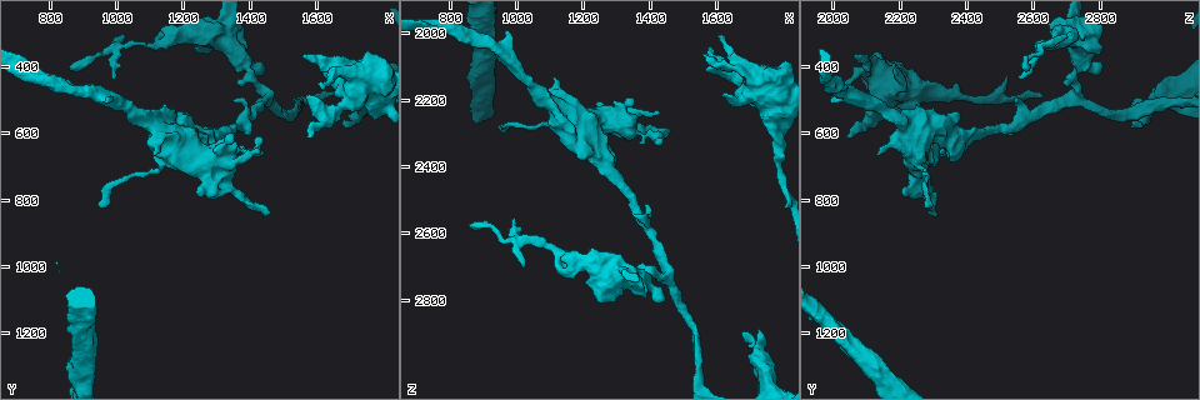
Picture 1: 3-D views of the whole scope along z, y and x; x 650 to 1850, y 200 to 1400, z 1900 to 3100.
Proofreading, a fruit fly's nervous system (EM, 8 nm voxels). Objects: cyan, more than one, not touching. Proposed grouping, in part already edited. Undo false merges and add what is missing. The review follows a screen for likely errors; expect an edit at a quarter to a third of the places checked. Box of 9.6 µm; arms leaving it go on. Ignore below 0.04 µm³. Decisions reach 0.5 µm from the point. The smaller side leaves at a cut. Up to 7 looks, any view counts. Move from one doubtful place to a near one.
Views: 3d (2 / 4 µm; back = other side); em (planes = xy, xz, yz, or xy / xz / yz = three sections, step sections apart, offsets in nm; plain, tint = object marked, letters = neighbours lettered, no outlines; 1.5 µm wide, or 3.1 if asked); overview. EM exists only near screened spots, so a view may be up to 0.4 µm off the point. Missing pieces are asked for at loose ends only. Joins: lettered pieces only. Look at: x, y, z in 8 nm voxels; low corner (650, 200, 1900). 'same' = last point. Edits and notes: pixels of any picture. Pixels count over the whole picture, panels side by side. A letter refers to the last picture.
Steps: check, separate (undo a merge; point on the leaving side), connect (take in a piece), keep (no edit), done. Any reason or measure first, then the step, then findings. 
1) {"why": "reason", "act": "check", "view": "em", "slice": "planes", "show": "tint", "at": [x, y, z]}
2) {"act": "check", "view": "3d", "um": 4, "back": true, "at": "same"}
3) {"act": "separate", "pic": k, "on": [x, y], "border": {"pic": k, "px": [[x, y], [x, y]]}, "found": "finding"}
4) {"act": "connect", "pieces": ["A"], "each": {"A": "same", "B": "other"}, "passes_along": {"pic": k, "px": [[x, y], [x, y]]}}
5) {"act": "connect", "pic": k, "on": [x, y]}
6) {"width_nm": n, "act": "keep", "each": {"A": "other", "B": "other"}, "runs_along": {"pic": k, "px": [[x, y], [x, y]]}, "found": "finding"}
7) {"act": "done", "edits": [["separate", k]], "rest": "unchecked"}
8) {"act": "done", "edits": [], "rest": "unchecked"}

{"why": "free end", "act": "check", "view": "em", "slice": "planes", "show": "letters", "at": [1000, 440, 2560]}

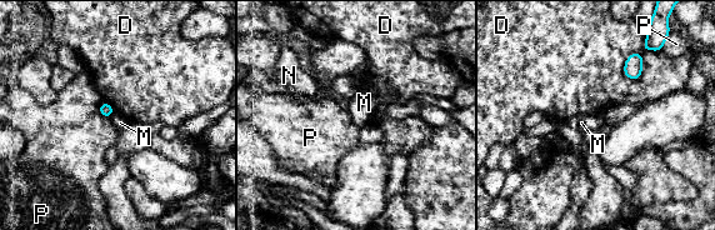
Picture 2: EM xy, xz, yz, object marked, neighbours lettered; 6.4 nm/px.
{"act": "keep", "each": {"D": "other", "M": "other", "N": "other", "P": "other"}, "border": {"pic": 2, "px": [[114, 111], [109, 118]]}, "found": "none of them fits"}

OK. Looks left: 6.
{"why": "an open end", "act": "check", "view": "em", "slice": "planes", "show": "letters", "at": [1250, 780, 2210]}

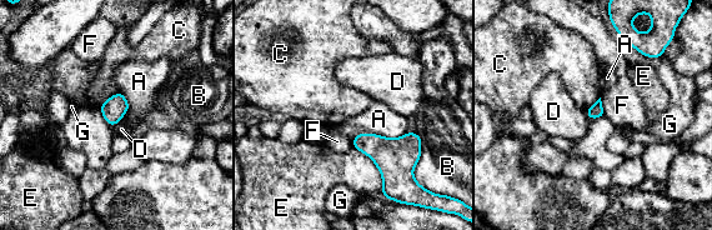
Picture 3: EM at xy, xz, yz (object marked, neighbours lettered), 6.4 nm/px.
{"act": "keep", "each": {"A": "other", "B": "other", "C": "other", "D": "other", "E": "other", "F": "other", "G": "other"}, "border": {"pic": 3, "px": [[129, 108], [125, 115], [111, 126]]}, "found": "no lettered piece goes on from it"}

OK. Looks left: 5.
{"why": "free end", "act": "check", "view": "3d", "um": 4, "at": [1620, 420, 2190]}

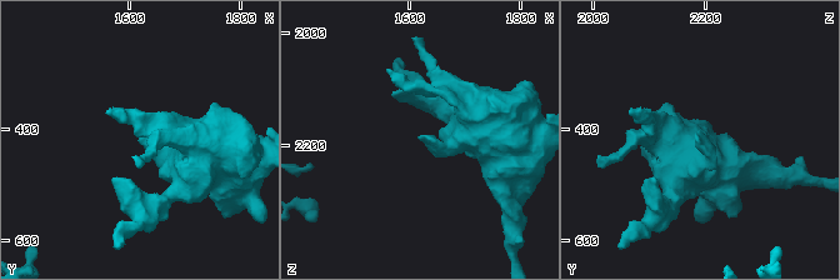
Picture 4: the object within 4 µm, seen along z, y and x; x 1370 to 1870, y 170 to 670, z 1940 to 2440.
{"act": "check", "view": "em", "slice": "planes", "show": "tint", "at": [1620, 415, 2185]}

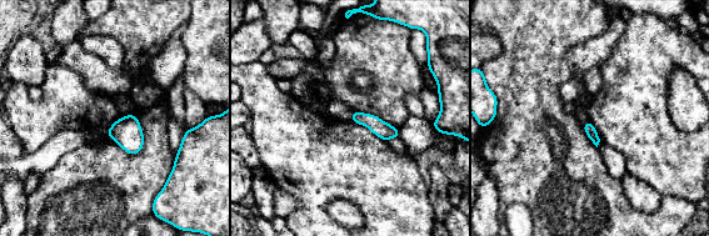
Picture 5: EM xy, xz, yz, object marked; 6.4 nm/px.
{"why": "see the neighbours", "act": "check", "view": "em", "slice": "planes", "show": "letters", "at": "same"}

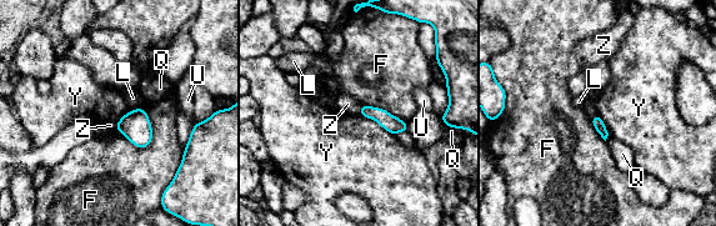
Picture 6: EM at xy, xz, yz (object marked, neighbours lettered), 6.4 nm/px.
{"act": "keep", "each": {"F": "other", "L": "other", "Q": "other", "U": "other", "Y": "other", "Z": "other"}, "border": {"pic": 6, "px": [[120, 119], [114, 126]]}, "found": "no lettered piece goes on from it"}

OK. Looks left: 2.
{"act": "done", "edits": [], "rest": "unchecked"}

